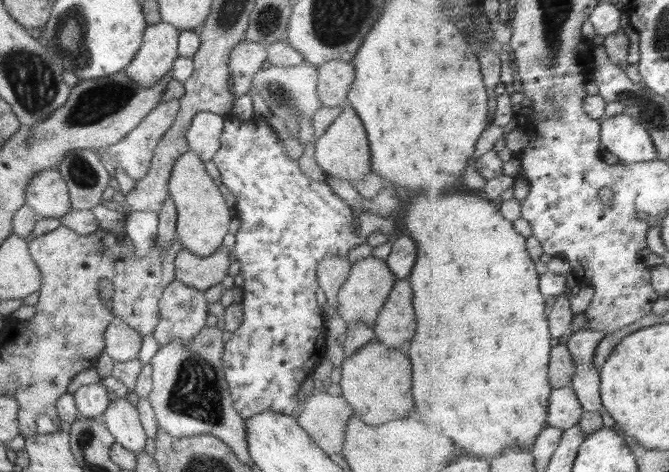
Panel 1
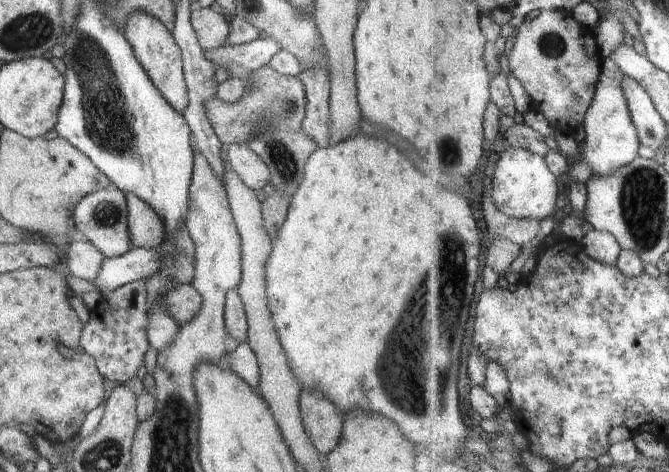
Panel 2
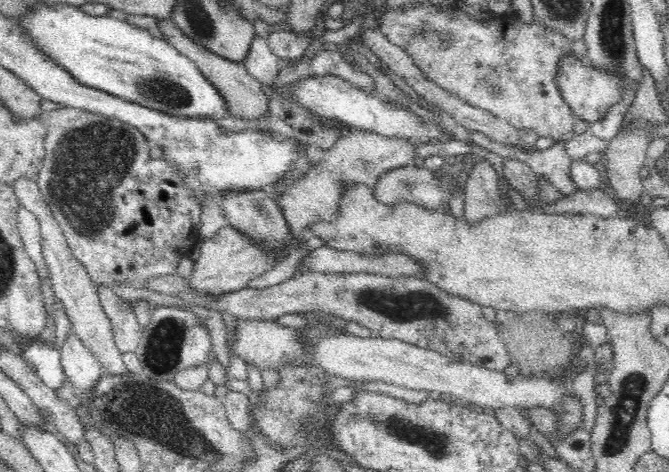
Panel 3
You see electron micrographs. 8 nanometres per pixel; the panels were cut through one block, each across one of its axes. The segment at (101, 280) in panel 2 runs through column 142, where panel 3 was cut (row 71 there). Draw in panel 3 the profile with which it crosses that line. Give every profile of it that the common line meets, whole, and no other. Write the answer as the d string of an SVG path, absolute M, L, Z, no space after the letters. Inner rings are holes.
M255 36L243 60L247 71L263 85L274 85L281 70L280 59L276 56L267 40Z

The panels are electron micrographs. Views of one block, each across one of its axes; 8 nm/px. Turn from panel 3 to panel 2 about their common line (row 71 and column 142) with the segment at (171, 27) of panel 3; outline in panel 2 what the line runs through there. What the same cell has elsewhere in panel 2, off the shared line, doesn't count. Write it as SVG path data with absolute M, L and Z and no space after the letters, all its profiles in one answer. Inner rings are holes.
M125 193L127 203L127 224L130 246L133 248L157 249L164 242L162 218L140 198Z

